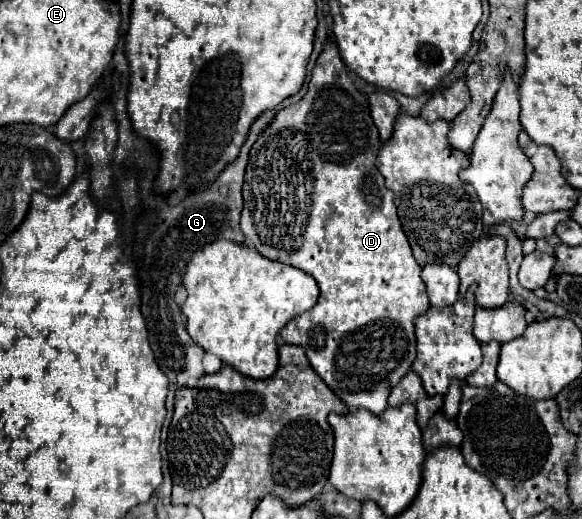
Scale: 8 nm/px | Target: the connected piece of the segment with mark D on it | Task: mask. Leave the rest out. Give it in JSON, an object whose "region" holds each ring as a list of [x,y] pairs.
{"region":[[[328,39],[312,71],[306,95],[298,103],[278,111],[276,119],[252,145],[242,187],[244,209],[240,215],[240,229],[246,243],[272,261],[306,271],[320,287],[316,305],[292,319],[280,331],[280,337],[290,345],[304,347],[312,369],[348,407],[364,407],[376,415],[388,409],[390,391],[412,369],[416,359],[414,317],[426,313],[430,307],[426,285],[420,277],[422,267],[412,257],[396,213],[394,195],[386,189],[384,177],[376,167],[380,145],[368,99],[348,75],[334,39]]]}

